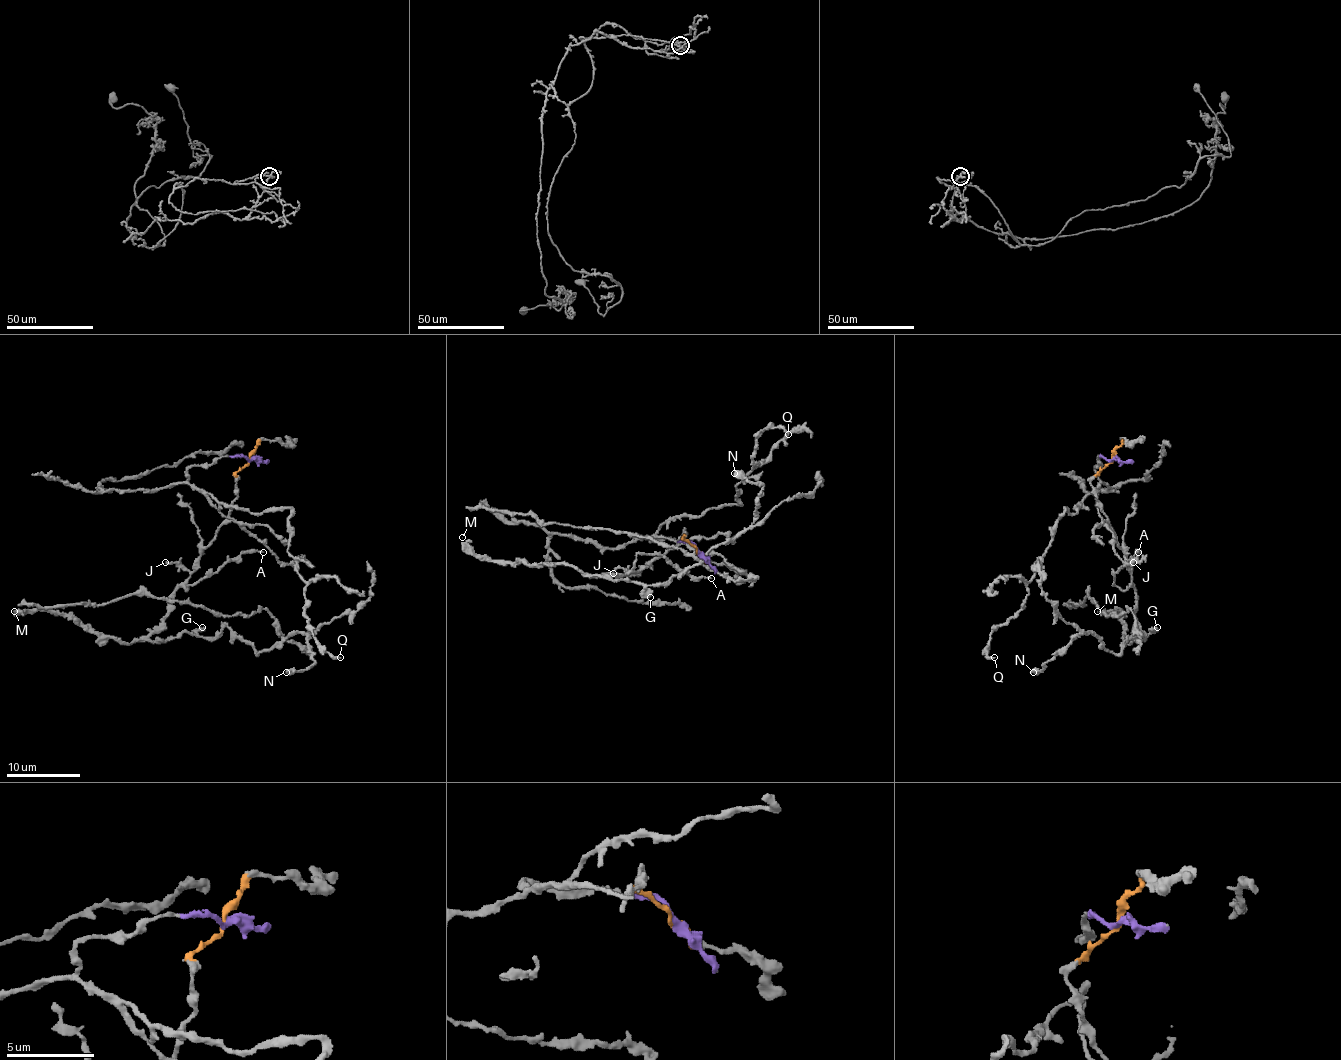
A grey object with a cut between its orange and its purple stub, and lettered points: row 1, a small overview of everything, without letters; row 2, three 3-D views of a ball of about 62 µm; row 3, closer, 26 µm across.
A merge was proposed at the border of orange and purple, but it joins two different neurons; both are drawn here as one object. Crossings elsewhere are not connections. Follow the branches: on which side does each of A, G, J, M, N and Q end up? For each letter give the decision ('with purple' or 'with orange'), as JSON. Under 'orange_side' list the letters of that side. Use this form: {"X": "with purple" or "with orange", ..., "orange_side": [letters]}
{"A": "with orange", "G": "with orange", "J": "with orange", "M": "with orange", "N": "with orange", "Q": "with purple", "orange_side": ["A", "G", "J", "M", "N"]}

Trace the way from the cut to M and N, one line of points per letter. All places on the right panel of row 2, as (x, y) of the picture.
M: (1113, 460), (1091, 484), (1131, 576), (1133, 639), (1127, 643), (1124, 637), (1122, 611), (1098, 611)
N: (1113, 460), (1091, 484), (1144, 637), (1137, 626), (1113, 654), (1076, 635), (1033, 672)

